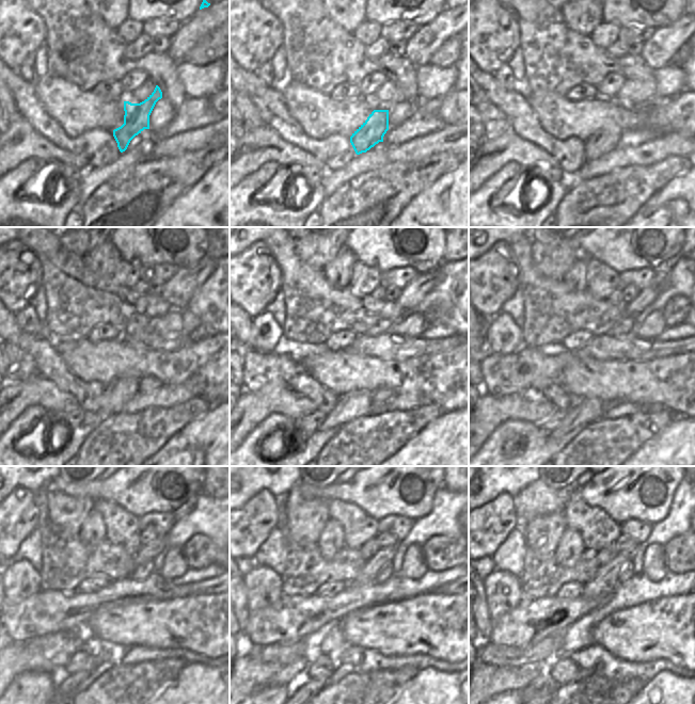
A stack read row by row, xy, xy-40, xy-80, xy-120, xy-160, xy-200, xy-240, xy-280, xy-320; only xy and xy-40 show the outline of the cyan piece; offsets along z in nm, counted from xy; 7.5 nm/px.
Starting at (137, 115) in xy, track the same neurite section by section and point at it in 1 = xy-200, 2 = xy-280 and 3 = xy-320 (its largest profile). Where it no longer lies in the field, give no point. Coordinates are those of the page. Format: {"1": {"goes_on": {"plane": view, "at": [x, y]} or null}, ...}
{"1": {"goes_on": {"plane": "xy-200", "at": [585, 411]}}, "2": {"goes_on": {"plane": "xy-280", "at": [311, 683]}}, "3": {"goes_on": {"plane": "xy-320", "at": [550, 683]}}}

